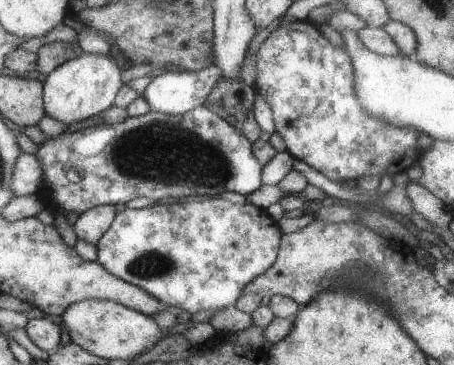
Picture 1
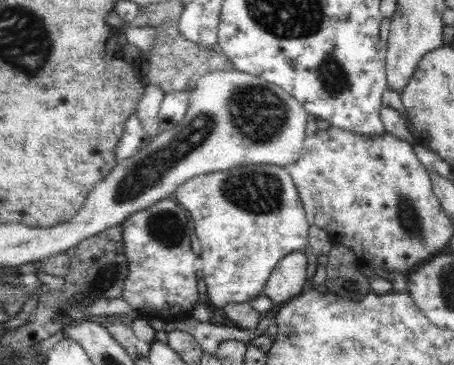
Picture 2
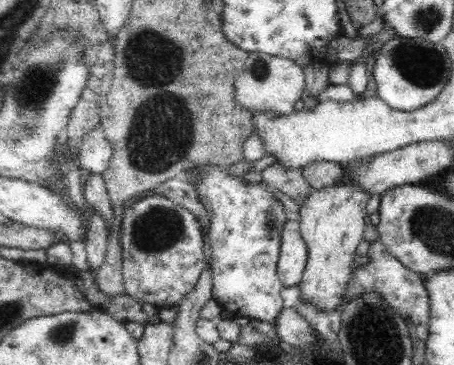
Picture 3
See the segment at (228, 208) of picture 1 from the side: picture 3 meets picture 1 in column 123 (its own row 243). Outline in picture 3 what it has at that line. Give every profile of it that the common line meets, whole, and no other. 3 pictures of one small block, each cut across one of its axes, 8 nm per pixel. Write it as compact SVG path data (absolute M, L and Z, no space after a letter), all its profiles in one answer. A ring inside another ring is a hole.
M200 164L192 168L196 176L190 178L192 188L196 190L196 196L200 204L206 210L208 216L208 238L212 248L212 300L224 310L224 316L230 318L250 318L260 322L276 322L278 312L284 308L282 298L282 280L278 278L278 260L282 252L282 234L284 224L288 222L284 204L276 198L276 188L268 186L266 182L246 182L244 176L234 176L228 166L216 166L216 164Z

